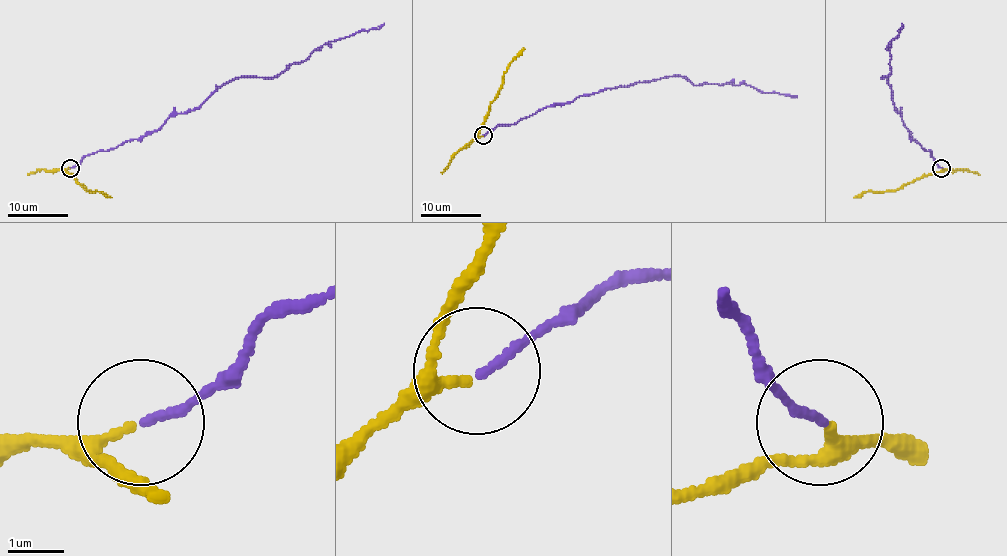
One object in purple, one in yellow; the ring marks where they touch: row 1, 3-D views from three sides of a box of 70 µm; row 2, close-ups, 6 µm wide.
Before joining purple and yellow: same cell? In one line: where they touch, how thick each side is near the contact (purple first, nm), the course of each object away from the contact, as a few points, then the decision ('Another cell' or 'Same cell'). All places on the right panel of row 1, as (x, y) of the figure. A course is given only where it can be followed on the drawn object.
Place: (941, 168). Thickness 140 nm (purple) against 150 nm. Course of purple: (941, 167), (930, 151), (910, 137), (882, 77), (891, 73), (889, 41), (901, 23). Course of yellow: (942, 167), (892, 191), (870, 191), (853, 197). Same cell

